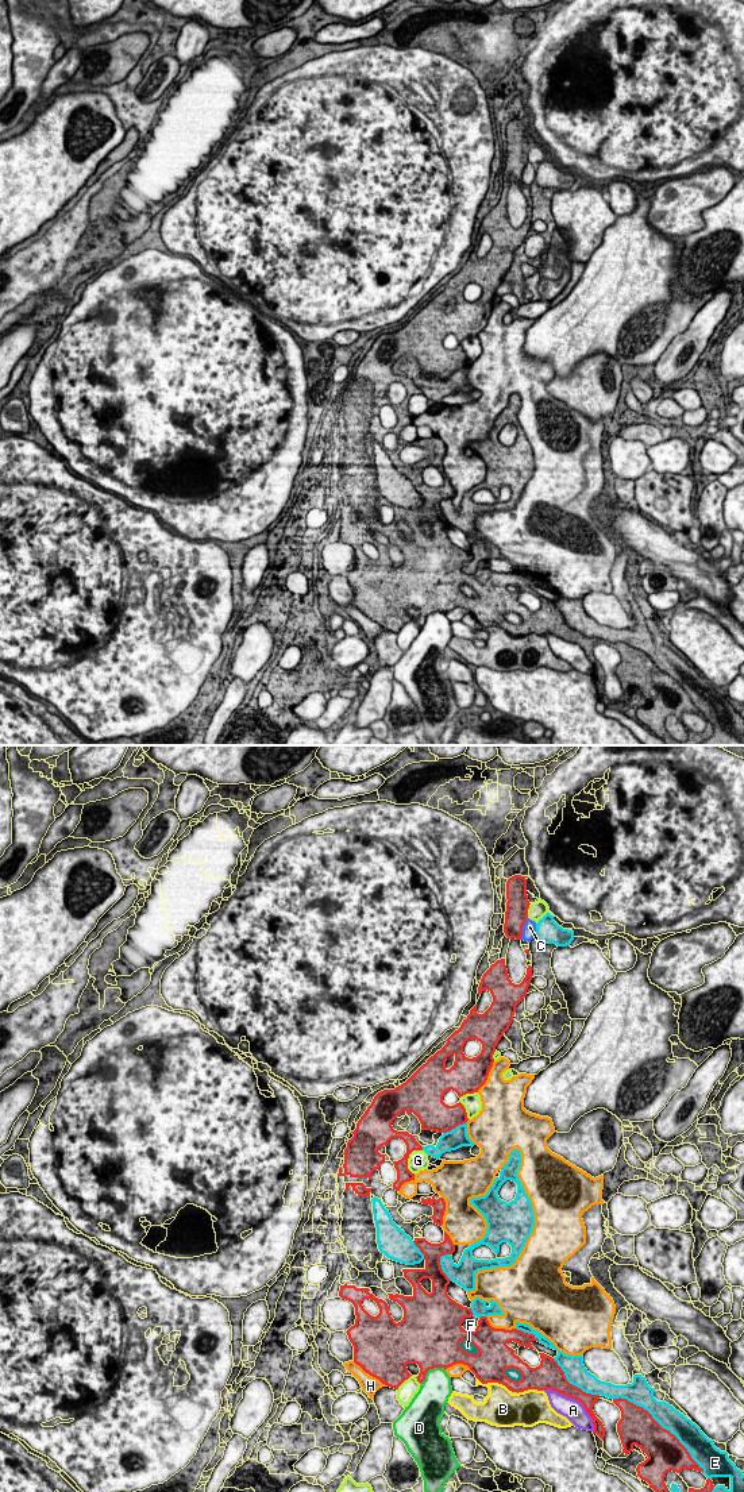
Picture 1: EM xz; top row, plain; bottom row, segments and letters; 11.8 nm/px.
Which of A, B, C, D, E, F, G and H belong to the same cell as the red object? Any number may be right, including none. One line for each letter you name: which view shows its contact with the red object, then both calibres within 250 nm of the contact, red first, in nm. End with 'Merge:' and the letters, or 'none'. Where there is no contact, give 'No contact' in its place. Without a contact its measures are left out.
Merge: none

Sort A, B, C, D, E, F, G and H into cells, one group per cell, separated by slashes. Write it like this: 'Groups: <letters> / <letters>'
Groups: A / B F H / C / D / E / G

